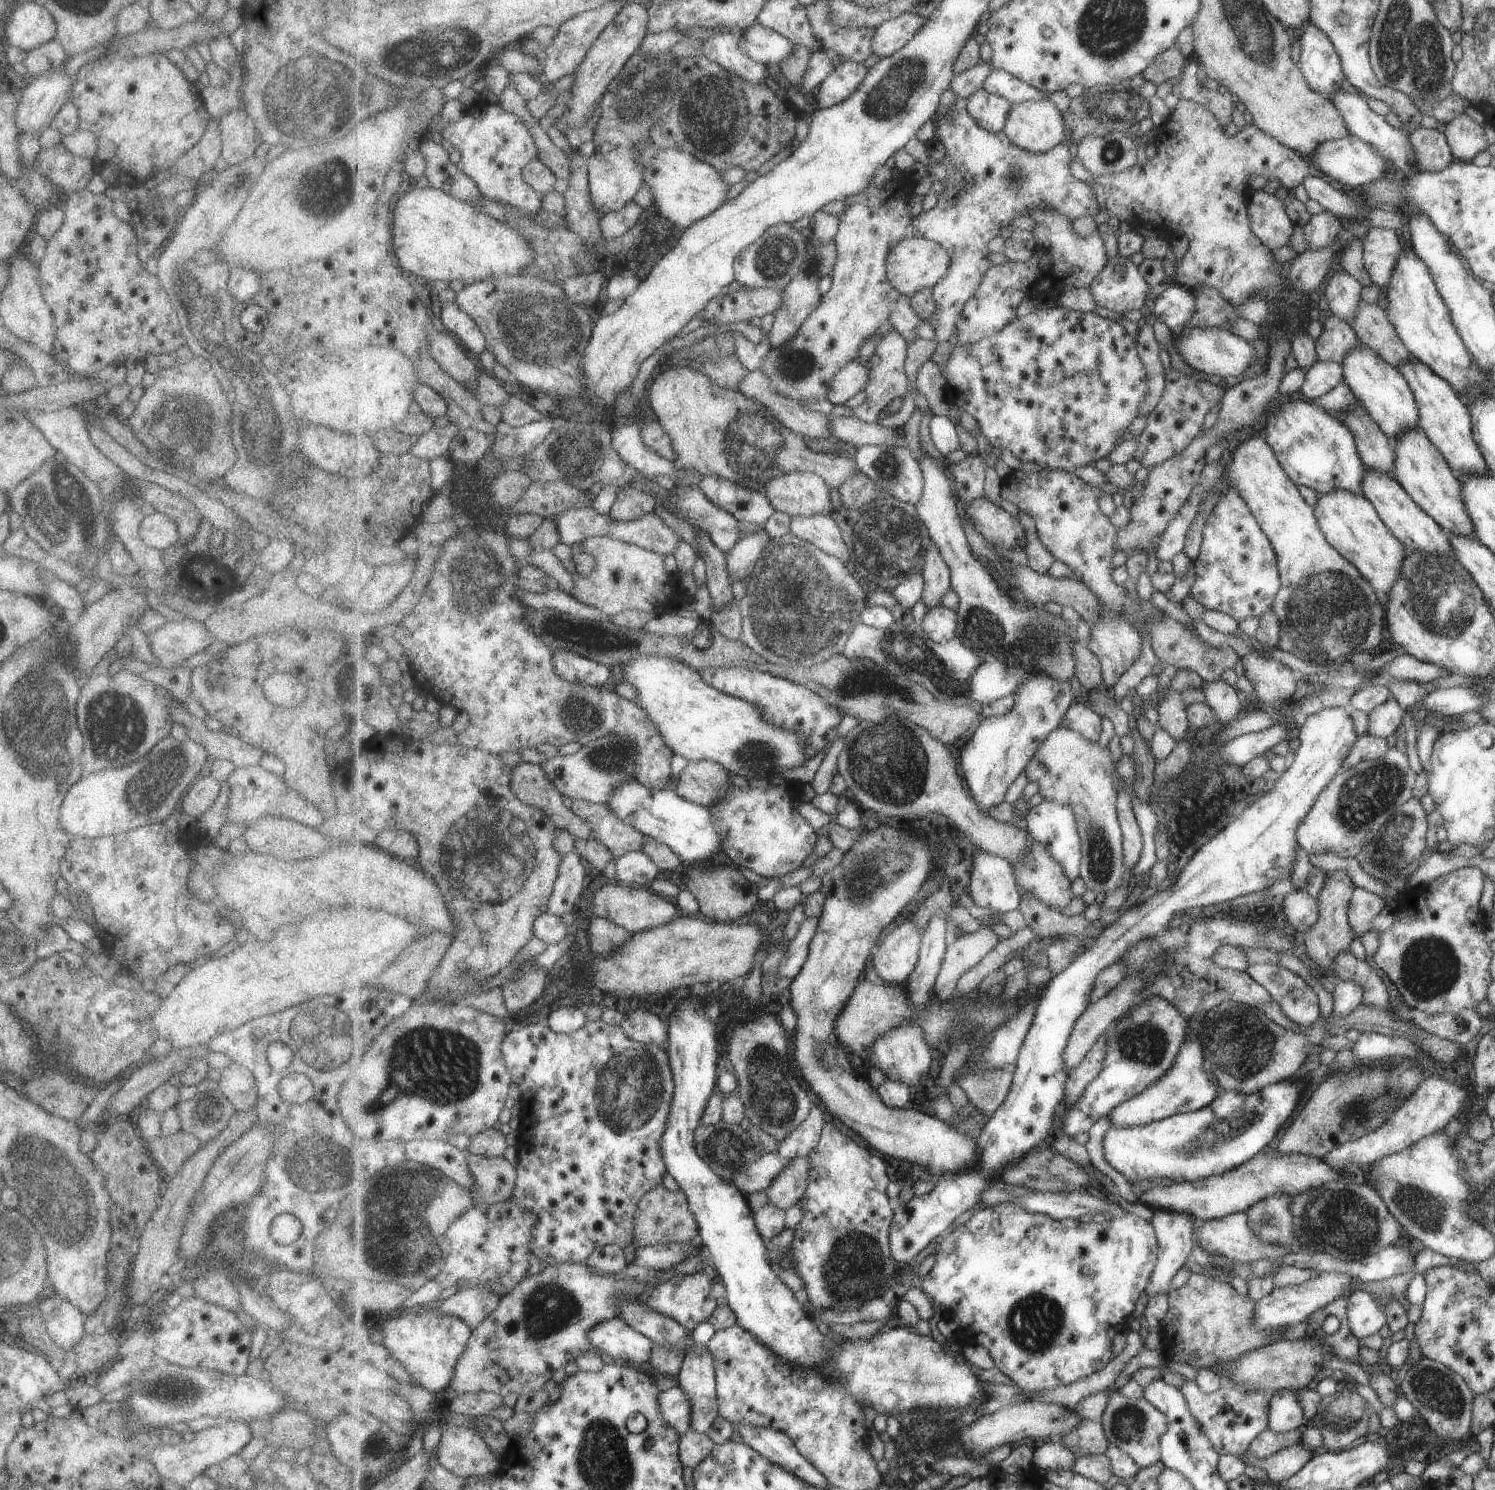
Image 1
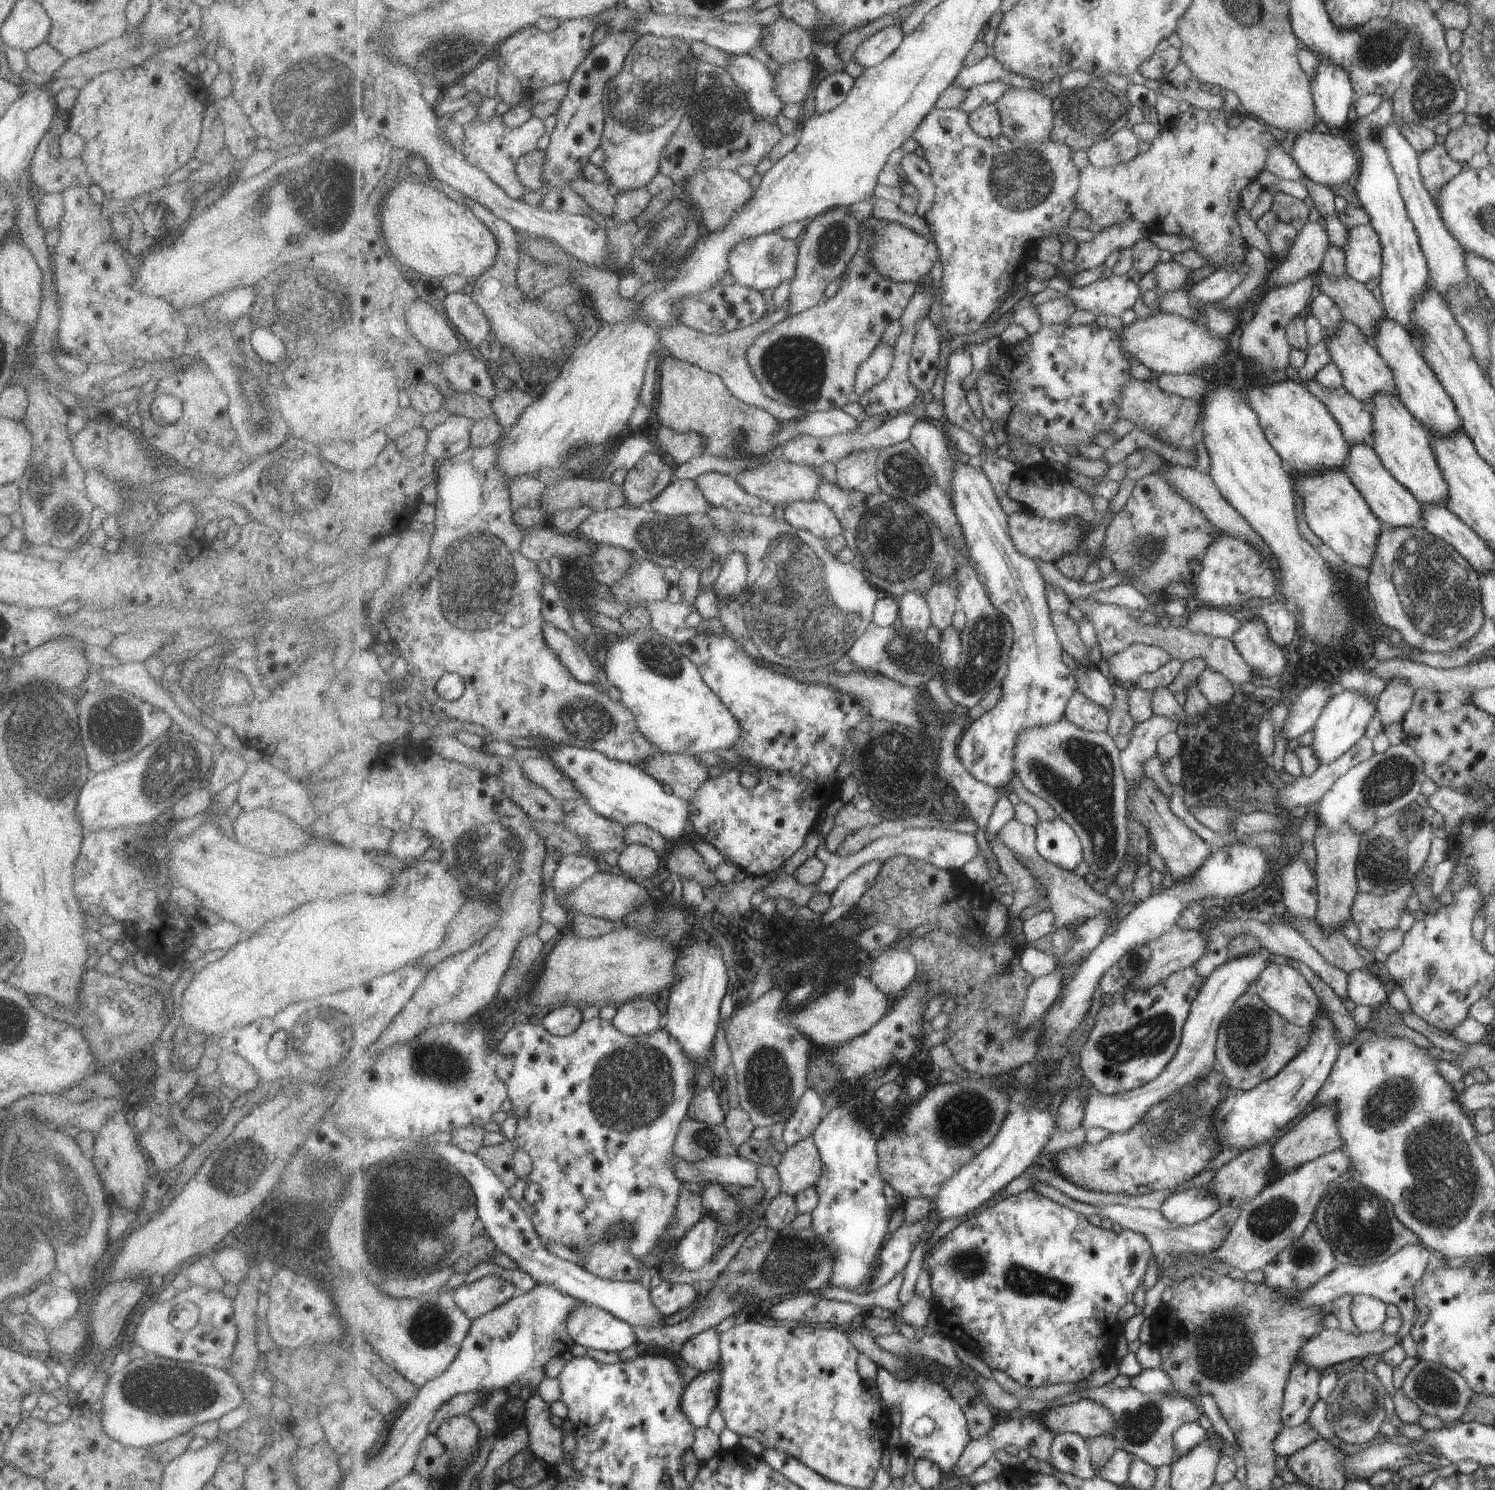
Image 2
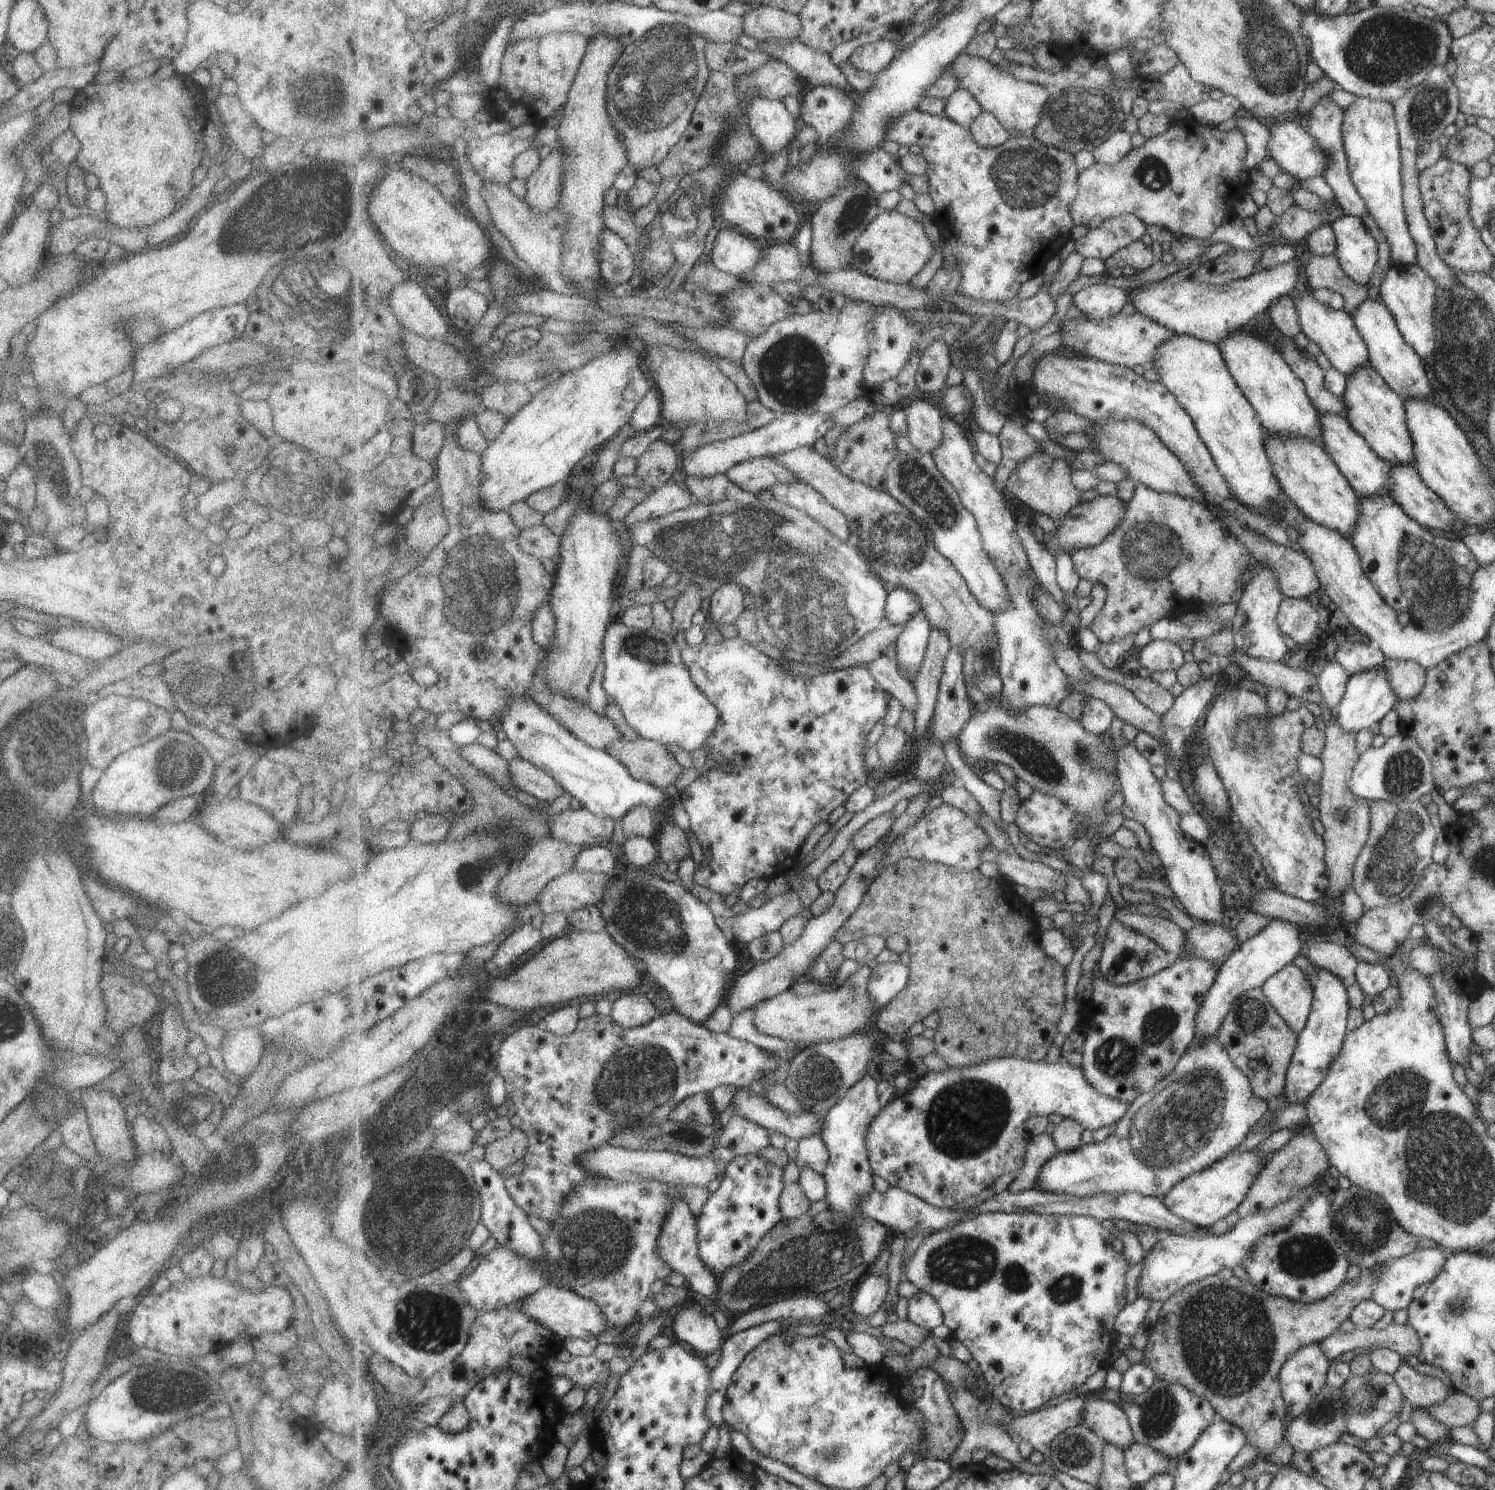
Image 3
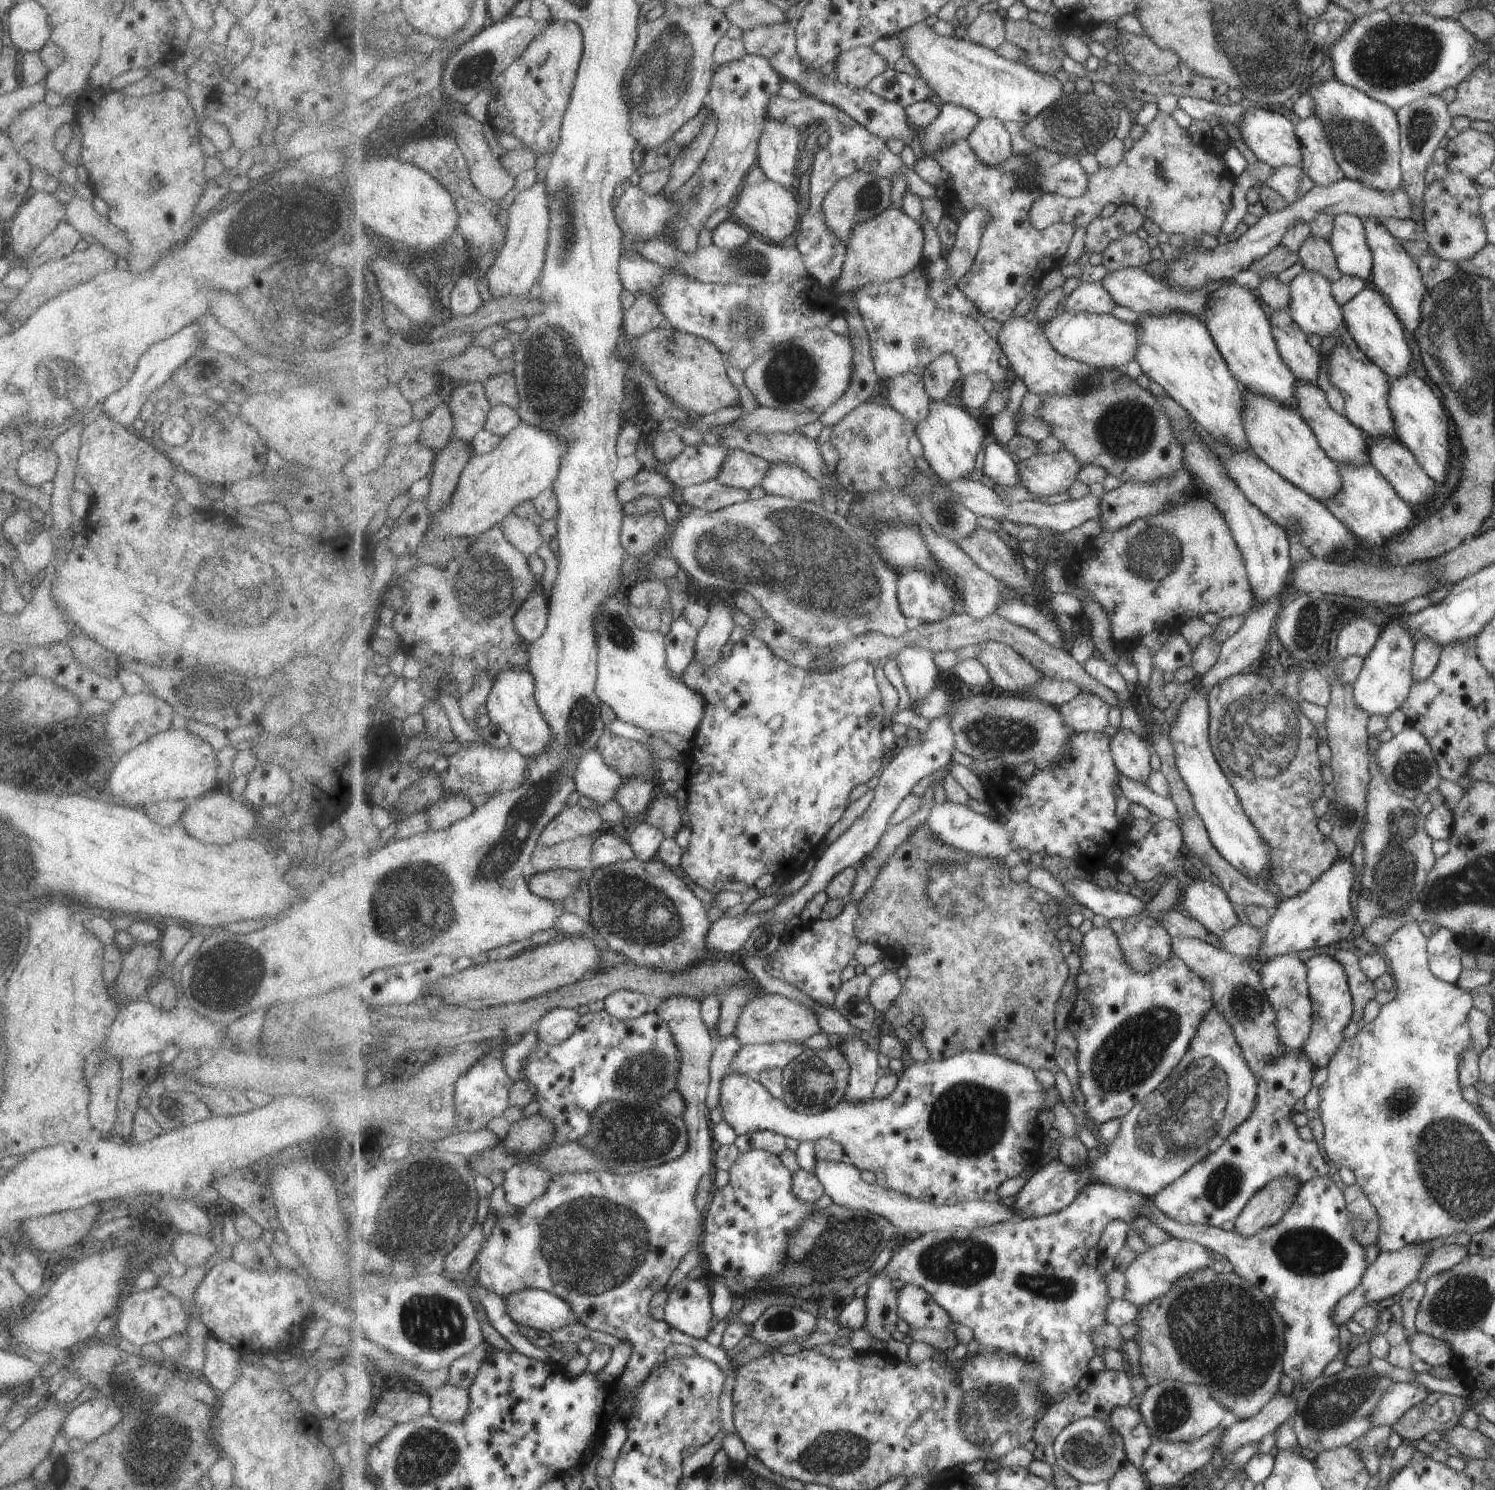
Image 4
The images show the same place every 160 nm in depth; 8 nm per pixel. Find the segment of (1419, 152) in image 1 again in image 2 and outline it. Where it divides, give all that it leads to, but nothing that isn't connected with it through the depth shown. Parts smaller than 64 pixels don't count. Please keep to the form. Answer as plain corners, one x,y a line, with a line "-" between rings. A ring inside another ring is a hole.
1434,144
1426,152
1418,154
1419,170
1424,178
1424,185
1433,194
1436,202
1436,192
1441,192
1458,172
1465,170
1466,165
1454,161
1448,150
1442,144

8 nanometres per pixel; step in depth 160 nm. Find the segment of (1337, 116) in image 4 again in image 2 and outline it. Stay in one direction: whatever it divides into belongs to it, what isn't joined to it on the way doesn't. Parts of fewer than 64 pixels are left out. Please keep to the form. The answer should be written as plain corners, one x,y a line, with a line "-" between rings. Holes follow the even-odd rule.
1382,100
1380,106
1358,119
1347,130
1348,138
1355,144
1361,154
1361,171
1353,180
1353,185
1362,207
1370,216
1371,225
1381,236
1384,246
1384,267
1381,270
1380,292
1381,305
1385,308
1385,314
1390,320
1397,321
1402,328
1406,328
1414,337
1414,311
1418,300
1426,296
1429,291
1428,258
1421,248
1417,228
1410,221
1408,210
1405,209
1404,198
1401,196
1400,182
1393,166
1390,165
1389,153
1378,140
1377,133
1380,128
1385,128
1393,122
1393,105
1388,100

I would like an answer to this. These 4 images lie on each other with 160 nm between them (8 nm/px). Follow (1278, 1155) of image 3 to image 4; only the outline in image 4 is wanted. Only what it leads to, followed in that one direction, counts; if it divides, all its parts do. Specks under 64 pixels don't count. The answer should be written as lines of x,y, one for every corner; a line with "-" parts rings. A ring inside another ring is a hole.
1294,1176
1271,1180
1233,1220
1234,1231
1242,1237
1251,1237
1276,1224
1293,1207
1302,1185

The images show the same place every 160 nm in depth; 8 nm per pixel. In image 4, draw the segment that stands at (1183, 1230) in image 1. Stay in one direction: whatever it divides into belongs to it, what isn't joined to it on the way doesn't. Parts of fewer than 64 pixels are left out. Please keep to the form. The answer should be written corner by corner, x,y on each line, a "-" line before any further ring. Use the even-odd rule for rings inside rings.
1288,1051
1276,1059
1257,1077
1258,1104
1252,1116
1246,1119
1212,1154
1189,1168
1184,1175
1158,1191
1155,1201
1157,1207
1175,1221
1184,1224
1201,1224
1220,1227
1222,1223
1234,1220
1249,1204
1249,1200
1262,1190
1266,1184
1278,1177
1294,1176
1303,1184
1318,1179
1330,1172
1326,1160
1322,1158
1317,1142
1304,1142
1298,1135
1298,1128
1292,1124
1292,1108
1302,1100
1313,1087
1312,1078
1316,1074
1313,1062
1302,1052

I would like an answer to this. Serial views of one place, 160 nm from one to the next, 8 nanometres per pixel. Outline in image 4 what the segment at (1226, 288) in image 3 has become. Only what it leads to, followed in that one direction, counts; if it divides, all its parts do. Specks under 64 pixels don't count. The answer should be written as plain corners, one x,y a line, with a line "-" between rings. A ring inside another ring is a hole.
1128,267
1119,271
1108,272
1102,280
1102,284
1112,293
1120,306
1134,310
1140,317
1148,314
1166,315
1170,311
1180,311
1192,313
1201,318
1203,312
1209,307
1209,293
1206,290
1187,291
1178,287
1170,287
1164,281
1157,280
1146,272
1144,267

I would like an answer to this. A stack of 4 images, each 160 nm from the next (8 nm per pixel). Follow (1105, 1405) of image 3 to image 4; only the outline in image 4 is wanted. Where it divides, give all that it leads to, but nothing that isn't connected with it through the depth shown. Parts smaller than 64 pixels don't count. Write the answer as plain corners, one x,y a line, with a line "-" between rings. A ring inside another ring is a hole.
1135,1405
1120,1407
1113,1410
1111,1417
1106,1420
1106,1426
1118,1430
1124,1437
1128,1458
1138,1468
1144,1466
1149,1448
1156,1438
1153,1436
1146,1417

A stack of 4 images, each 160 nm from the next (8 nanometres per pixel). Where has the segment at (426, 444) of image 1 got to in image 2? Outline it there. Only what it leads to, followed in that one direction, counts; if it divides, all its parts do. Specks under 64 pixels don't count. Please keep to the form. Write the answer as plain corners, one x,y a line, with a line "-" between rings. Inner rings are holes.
451,415
431,431
426,454
437,460
448,461
472,446
472,428
477,424
468,416

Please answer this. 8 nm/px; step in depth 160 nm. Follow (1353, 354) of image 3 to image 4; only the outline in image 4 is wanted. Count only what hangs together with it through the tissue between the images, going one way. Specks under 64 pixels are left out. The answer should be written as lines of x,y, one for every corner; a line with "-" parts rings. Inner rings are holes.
1304,269
1289,283
1290,304
1287,310
1294,322
1308,334
1318,334
1325,337
1341,333
1345,326
1345,317
1341,305
1333,295
1333,283
1319,272

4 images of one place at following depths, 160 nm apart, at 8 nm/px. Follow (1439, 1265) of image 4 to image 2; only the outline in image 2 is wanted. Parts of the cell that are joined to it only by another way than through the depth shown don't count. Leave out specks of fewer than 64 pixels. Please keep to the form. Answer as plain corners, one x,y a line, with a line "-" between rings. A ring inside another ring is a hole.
1406,1244
1402,1246
1398,1252
1390,1256
1388,1260
1374,1265
1353,1266
1348,1264
1340,1264
1334,1268
1330,1275
1322,1276
1313,1288
1308,1288
1304,1292
1300,1290
1292,1291
1292,1296
1296,1298
1296,1302
1302,1308
1308,1306
1327,1306
1328,1304
1338,1300
1344,1294
1367,1295
1378,1298
1382,1302
1394,1304
1398,1306
1401,1313
1402,1327
1396,1334
1398,1340
1402,1340
1410,1333
1414,1324
1414,1316
1416,1316
1416,1306
1413,1298
1414,1284
1418,1282
1418,1278
1422,1278
1422,1274
1427,1270
1428,1262
1435,1253
1430,1249
1426,1249
1419,1244

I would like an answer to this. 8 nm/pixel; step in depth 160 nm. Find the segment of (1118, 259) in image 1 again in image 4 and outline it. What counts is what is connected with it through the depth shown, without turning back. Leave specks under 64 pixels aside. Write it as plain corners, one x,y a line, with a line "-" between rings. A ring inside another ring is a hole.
1085,282
1066,298
1064,305
1065,310
1070,312
1107,315
1119,304
1102,282

